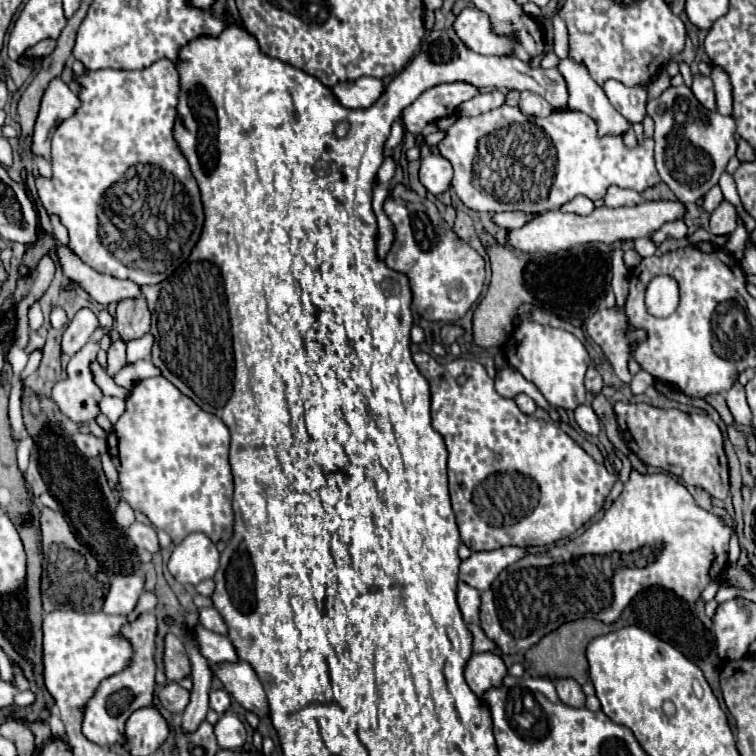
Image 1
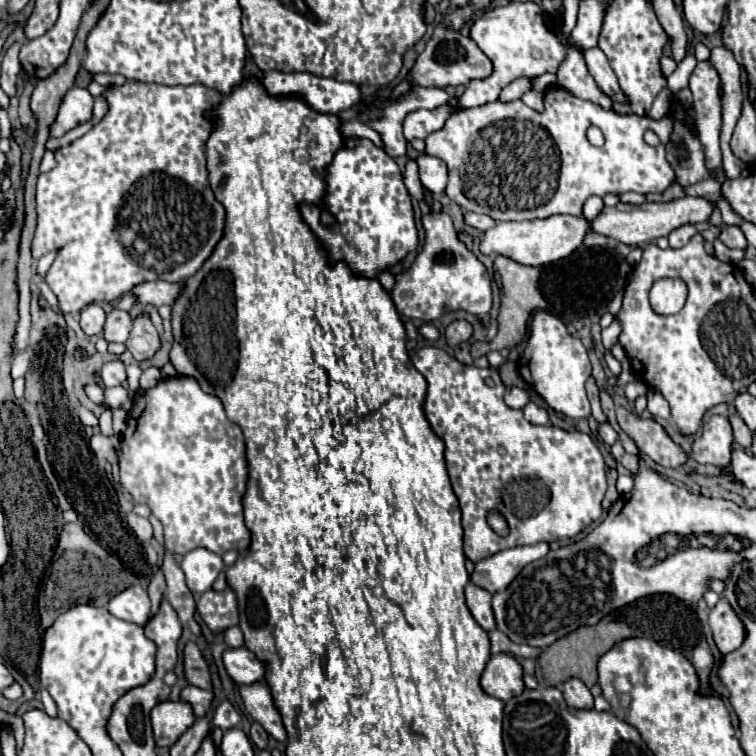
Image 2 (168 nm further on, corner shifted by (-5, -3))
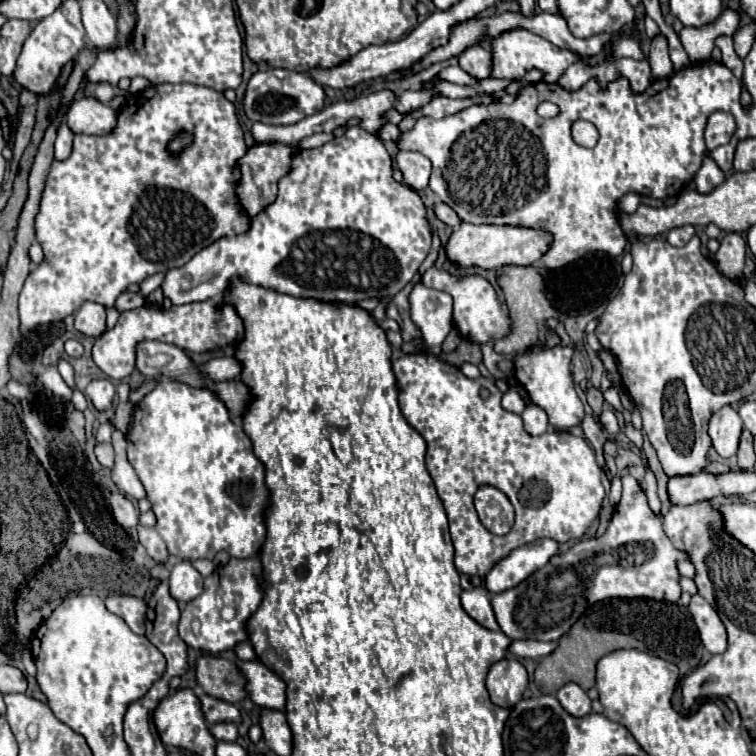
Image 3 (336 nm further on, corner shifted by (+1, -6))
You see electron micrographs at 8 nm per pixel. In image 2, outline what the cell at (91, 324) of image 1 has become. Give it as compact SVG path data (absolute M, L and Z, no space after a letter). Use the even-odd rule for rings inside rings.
M98 304L86 306L80 314L80 326L86 336L98 336L104 328L104 320L106 320L106 312Z

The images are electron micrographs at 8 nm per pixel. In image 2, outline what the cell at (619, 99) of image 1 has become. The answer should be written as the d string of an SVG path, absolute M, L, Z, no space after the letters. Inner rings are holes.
M592 48L584 52L584 60L586 66L590 70L590 74L594 76L594 80L598 82L598 86L602 88L602 92L612 100L612 102L620 102L620 104L628 104L628 98L624 98L624 94L620 94L620 84L616 74L612 72L606 56L602 54L600 48Z

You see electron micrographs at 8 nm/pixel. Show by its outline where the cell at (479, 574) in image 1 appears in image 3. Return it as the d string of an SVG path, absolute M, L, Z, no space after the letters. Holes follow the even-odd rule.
M538 539L522 545L494 565L494 569L486 575L486 589L490 593L512 589L530 577L530 573L542 569L542 565L546 565L554 555L558 555L558 543L554 539Z

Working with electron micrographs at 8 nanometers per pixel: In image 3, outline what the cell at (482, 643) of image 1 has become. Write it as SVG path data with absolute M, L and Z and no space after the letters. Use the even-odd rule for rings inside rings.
M514 641L510 645L510 651L518 657L530 657L530 659L540 659L550 655L556 649L558 643L554 641Z

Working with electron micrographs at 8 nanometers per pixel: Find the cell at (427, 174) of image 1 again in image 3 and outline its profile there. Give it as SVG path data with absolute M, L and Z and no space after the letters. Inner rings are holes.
M398 151L396 165L404 175L404 183L412 189L426 189L432 165L430 161L418 151Z

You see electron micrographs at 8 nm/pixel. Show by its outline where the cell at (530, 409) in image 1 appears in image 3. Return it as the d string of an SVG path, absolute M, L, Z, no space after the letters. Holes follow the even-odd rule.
M528 405L526 411L522 413L522 419L524 419L524 429L530 435L542 435L548 429L546 413L540 407L536 407L536 405Z

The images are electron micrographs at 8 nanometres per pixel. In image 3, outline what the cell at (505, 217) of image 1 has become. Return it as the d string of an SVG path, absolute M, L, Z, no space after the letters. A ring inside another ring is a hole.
M434 201L432 209L434 209L434 215L436 215L442 223L446 223L446 225L450 225L450 227L462 223L460 217L458 217L458 215L448 207L448 205L444 205L444 203L440 203L440 201Z

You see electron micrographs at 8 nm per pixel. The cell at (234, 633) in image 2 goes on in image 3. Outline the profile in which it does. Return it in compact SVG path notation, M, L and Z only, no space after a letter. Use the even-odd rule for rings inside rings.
M246 641L246 643L238 643L236 645L236 655L238 655L238 659L242 659L242 661L254 661L256 659L256 653L254 653L254 647Z

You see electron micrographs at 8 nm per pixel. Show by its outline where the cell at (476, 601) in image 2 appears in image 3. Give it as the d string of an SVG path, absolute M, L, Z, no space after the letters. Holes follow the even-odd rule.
M474 587L470 591L462 593L462 607L466 609L466 613L478 621L480 625L484 625L486 629L498 631L498 623L490 605L490 593L484 587Z

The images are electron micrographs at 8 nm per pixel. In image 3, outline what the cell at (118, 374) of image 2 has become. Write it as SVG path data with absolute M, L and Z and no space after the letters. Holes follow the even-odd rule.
M104 379L104 381L92 381L86 387L86 395L92 401L92 405L94 405L96 411L106 411L106 409L110 409L112 399L114 399L114 385L108 379Z

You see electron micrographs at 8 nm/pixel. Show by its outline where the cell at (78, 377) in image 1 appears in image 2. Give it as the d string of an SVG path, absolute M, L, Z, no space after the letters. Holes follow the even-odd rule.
M114 308L106 316L102 336L104 336L106 342L124 342L124 338L128 338L128 334L130 334L130 326L132 326L132 320L130 320L128 312L122 312L122 310Z

